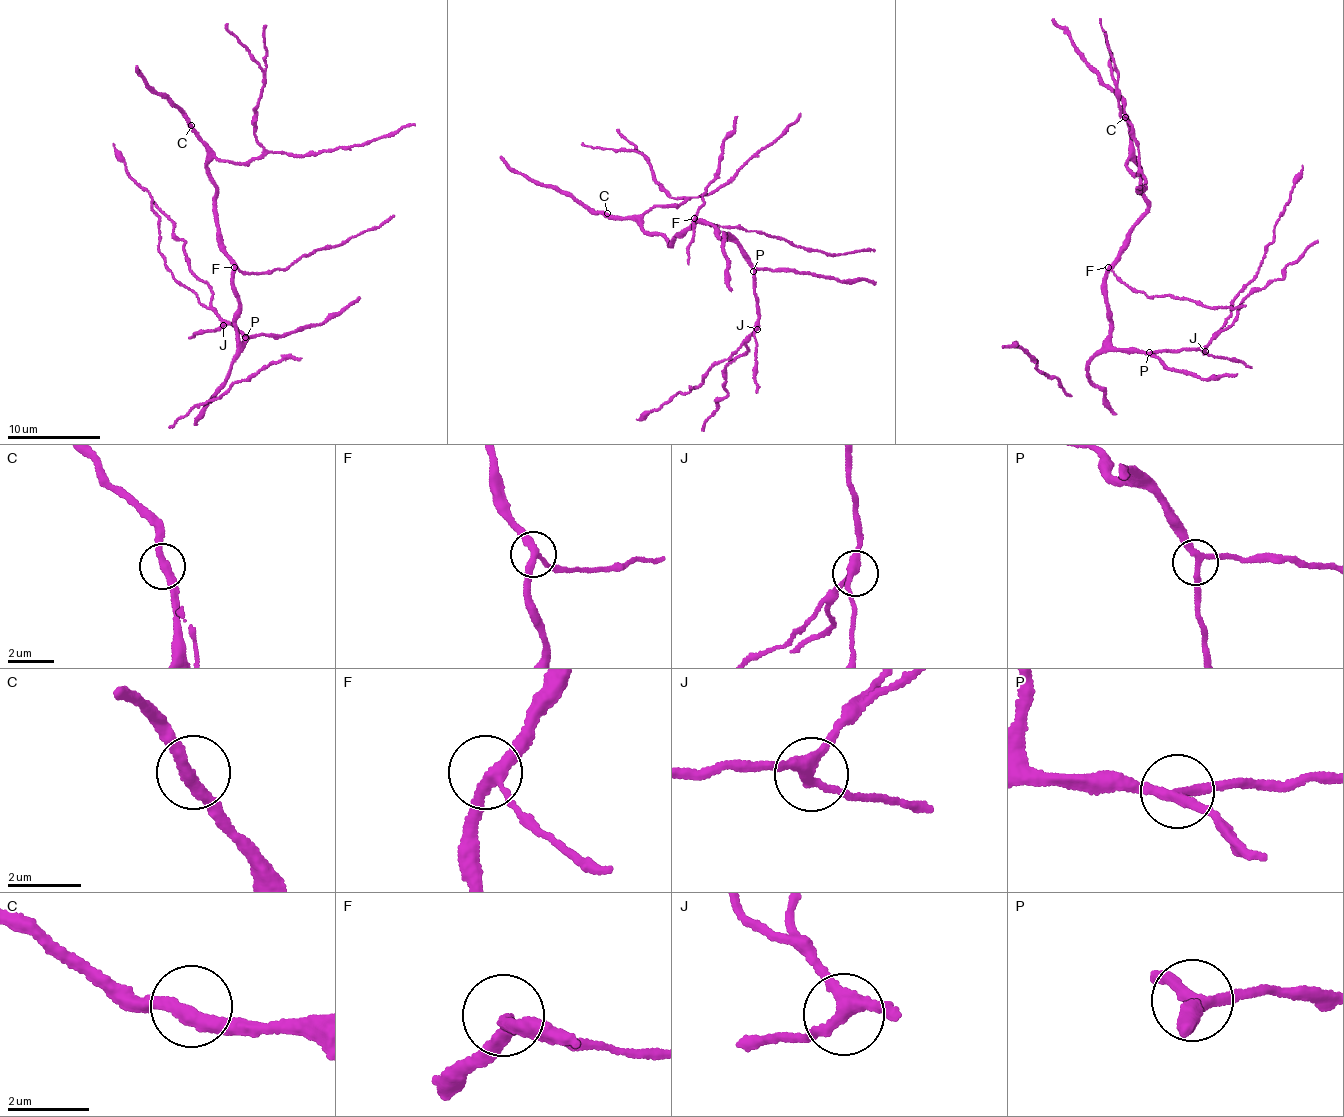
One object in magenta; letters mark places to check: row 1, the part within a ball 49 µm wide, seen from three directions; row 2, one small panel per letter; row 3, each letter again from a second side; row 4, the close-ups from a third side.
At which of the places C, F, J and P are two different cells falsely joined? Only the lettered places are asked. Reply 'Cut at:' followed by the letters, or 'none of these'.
Cut at: none of these

